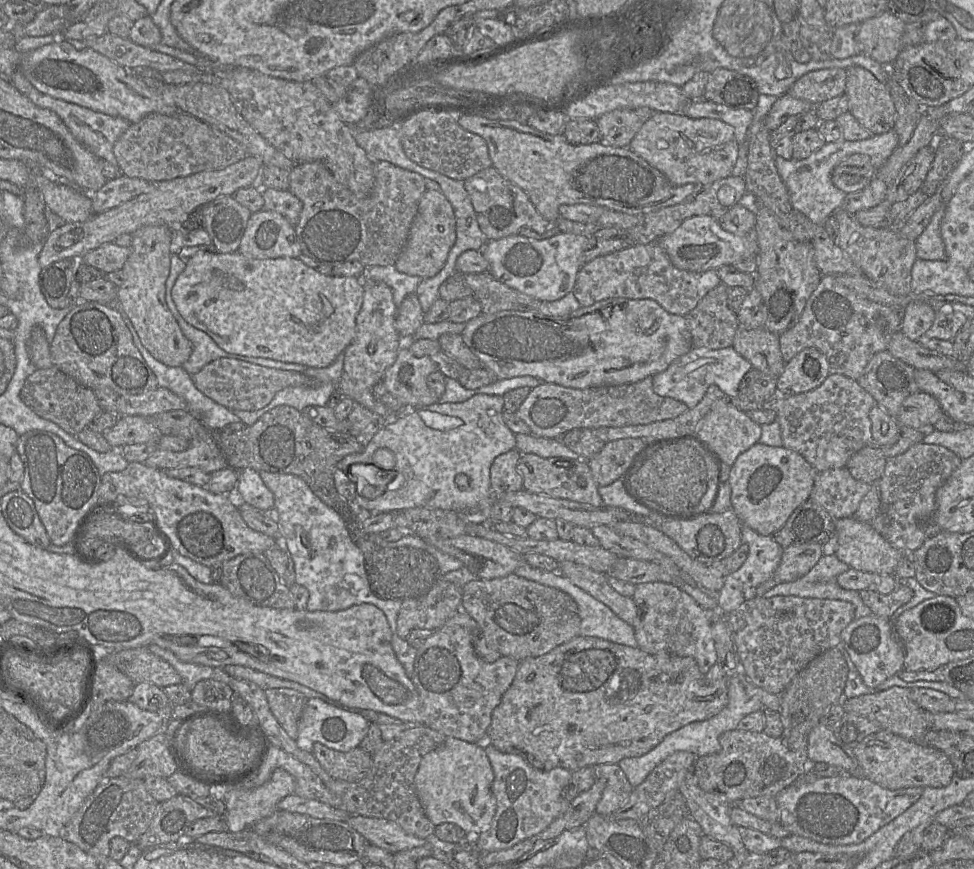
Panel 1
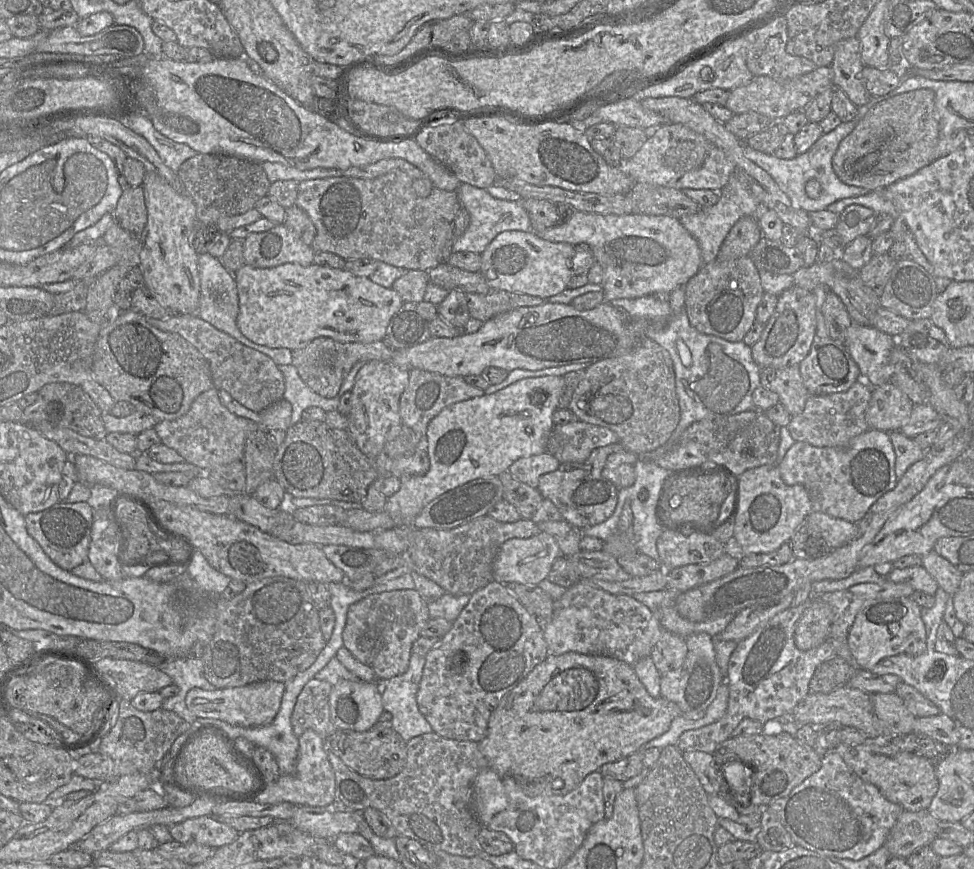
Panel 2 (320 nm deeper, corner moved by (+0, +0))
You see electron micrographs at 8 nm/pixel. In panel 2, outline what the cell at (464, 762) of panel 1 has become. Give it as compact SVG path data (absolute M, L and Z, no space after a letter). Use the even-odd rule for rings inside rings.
M490 767L483 768L472 783L471 808L475 816L483 827L487 827L491 818L506 806L501 779Z

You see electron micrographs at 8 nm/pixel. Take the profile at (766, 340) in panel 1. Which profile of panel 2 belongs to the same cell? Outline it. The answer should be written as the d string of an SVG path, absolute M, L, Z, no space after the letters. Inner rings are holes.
M798 365L761 368L760 383L778 395L779 402L791 416L803 411L809 393L803 384Z

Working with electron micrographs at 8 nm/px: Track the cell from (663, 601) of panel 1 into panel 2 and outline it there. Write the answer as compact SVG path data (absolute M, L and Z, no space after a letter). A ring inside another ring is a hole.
M694 633L685 638L687 654L683 664L676 670L661 675L660 695L674 702L683 713L692 710L703 710L715 699L718 688L725 683L715 658L713 637L707 633Z

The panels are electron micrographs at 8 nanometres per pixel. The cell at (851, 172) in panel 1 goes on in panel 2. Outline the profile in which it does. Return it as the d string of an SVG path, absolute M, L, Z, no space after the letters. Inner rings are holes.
M926 88L910 91L873 106L855 129L840 142L832 158L832 167L844 184L861 187L868 192L883 190L934 162L938 139L939 123L935 112L934 91Z

